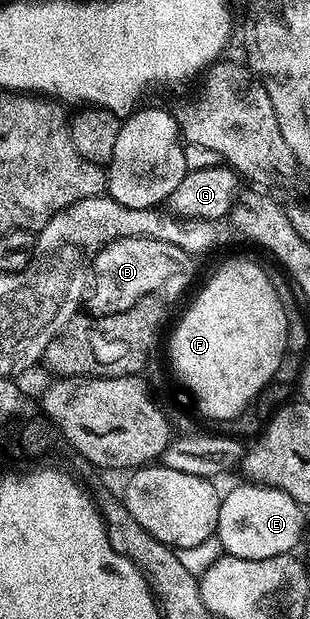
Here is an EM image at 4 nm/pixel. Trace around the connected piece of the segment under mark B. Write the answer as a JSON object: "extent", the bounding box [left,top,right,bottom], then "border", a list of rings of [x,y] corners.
{"extent":[85,236,196,316],"border":[[[145,236],[119,237],[104,244],[93,261],[93,283],[85,304],[90,315],[108,316],[129,310],[141,298],[162,293],[166,284],[175,292],[183,292],[195,276],[196,261],[181,246]]]}

